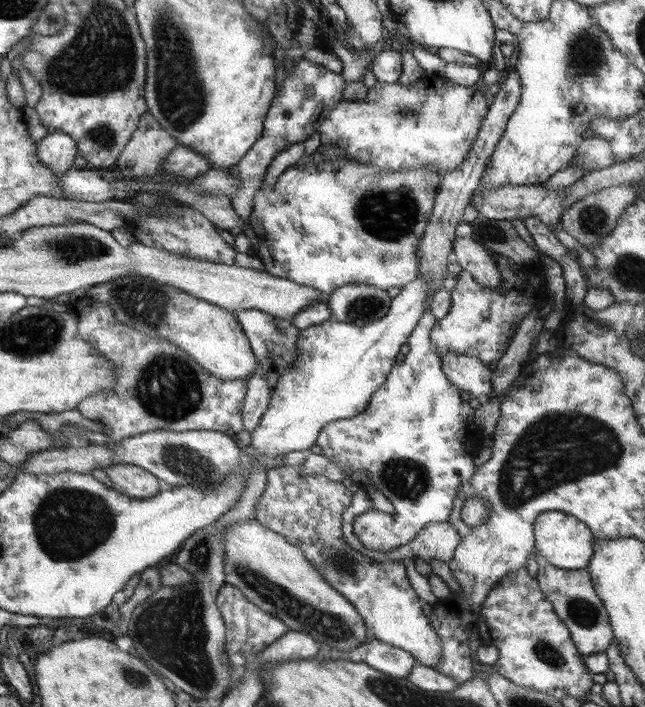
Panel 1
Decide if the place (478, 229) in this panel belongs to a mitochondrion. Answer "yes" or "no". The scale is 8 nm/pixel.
yes

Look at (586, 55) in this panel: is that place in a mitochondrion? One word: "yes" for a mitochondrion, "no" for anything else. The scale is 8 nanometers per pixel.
yes

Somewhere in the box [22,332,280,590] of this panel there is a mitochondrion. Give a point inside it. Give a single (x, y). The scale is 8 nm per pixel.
(69, 523)

